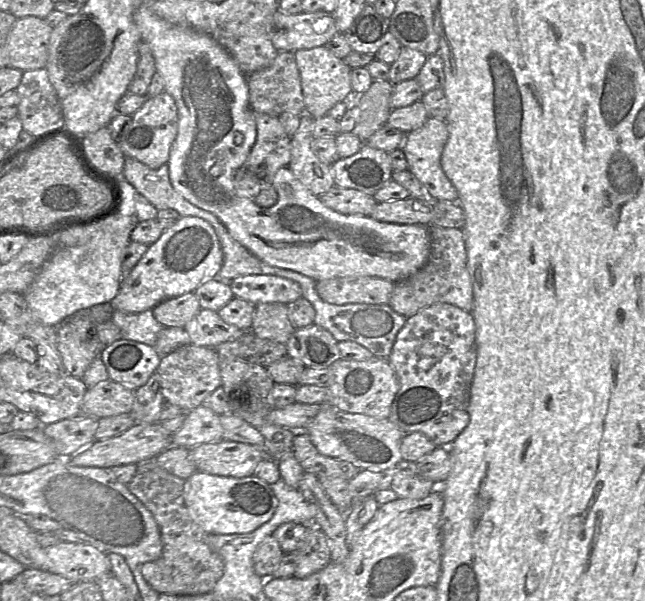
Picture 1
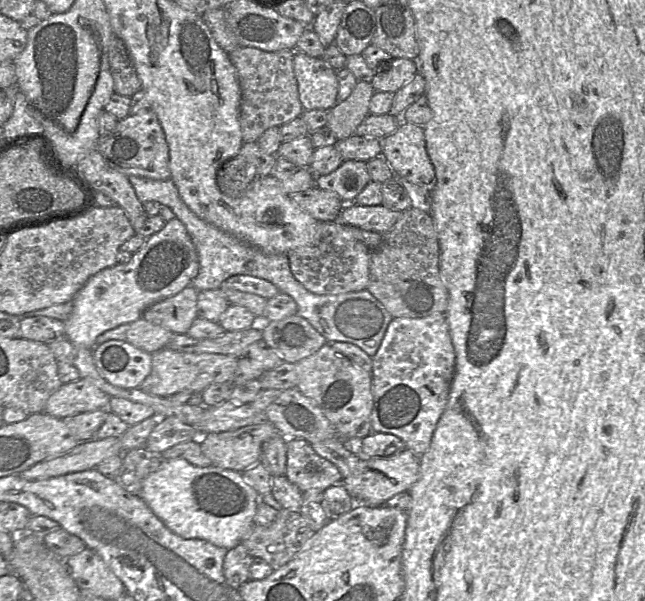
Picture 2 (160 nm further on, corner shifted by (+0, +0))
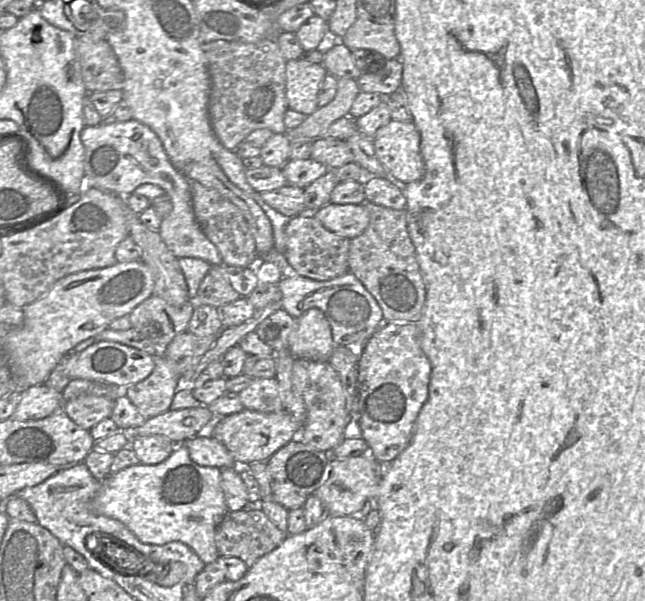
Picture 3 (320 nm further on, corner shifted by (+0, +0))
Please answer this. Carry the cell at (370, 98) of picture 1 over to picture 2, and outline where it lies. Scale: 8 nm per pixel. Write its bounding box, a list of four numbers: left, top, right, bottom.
[325,81,375,140]

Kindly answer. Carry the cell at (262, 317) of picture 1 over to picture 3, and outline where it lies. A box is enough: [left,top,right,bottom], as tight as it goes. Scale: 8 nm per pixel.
[195,266,241,309]

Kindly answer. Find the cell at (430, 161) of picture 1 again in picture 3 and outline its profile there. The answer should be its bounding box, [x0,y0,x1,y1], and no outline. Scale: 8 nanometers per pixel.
[373,120,425,184]

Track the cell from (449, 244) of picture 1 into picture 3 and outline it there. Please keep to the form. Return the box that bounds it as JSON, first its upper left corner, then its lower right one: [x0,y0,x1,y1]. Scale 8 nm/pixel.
[348,201,426,323]

